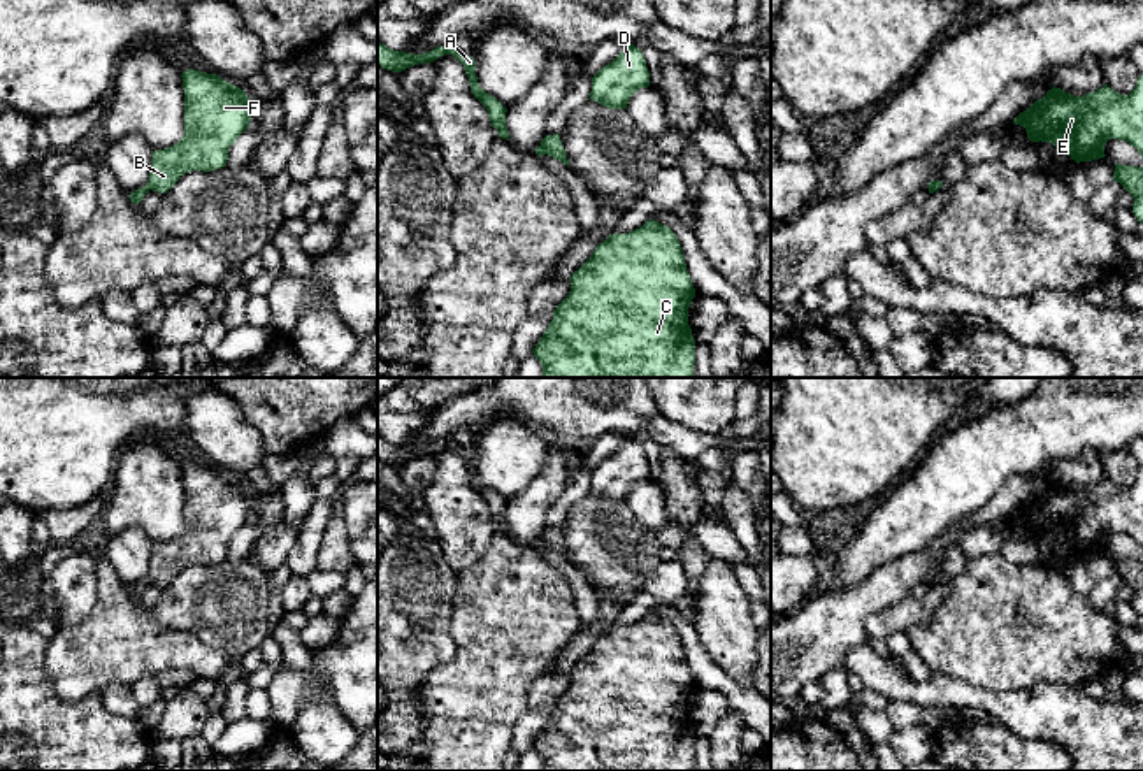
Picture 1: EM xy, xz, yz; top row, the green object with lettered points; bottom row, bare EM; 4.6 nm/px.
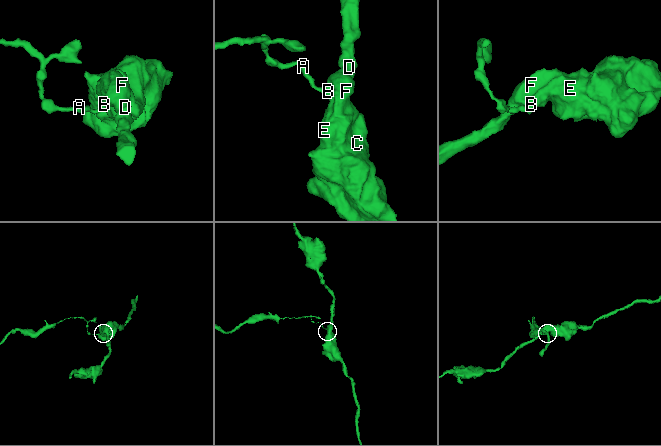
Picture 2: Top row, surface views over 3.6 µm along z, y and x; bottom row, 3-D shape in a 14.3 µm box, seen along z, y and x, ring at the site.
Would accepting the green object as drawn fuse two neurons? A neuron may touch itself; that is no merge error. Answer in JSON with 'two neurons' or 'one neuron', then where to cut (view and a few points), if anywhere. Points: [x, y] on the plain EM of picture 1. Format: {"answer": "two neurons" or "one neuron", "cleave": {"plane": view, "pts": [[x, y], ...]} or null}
{"answer": "two neurons", "cleave": {"plane": "xy", "pts": [[146, 578], [150, 582]]}}

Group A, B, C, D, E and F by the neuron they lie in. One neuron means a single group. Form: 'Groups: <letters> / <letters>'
Groups: A / B C D E F

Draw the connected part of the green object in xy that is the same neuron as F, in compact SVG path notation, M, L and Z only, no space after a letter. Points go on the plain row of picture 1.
M188 462L181 471L184 529L177 537L153 544L147 581L158 587L169 585L186 566L225 560L228 541L253 509L246 485L219 469Z

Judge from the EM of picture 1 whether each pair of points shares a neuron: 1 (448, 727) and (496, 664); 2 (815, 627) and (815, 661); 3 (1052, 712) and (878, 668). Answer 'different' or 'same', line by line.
1: same
2: same
3: same

